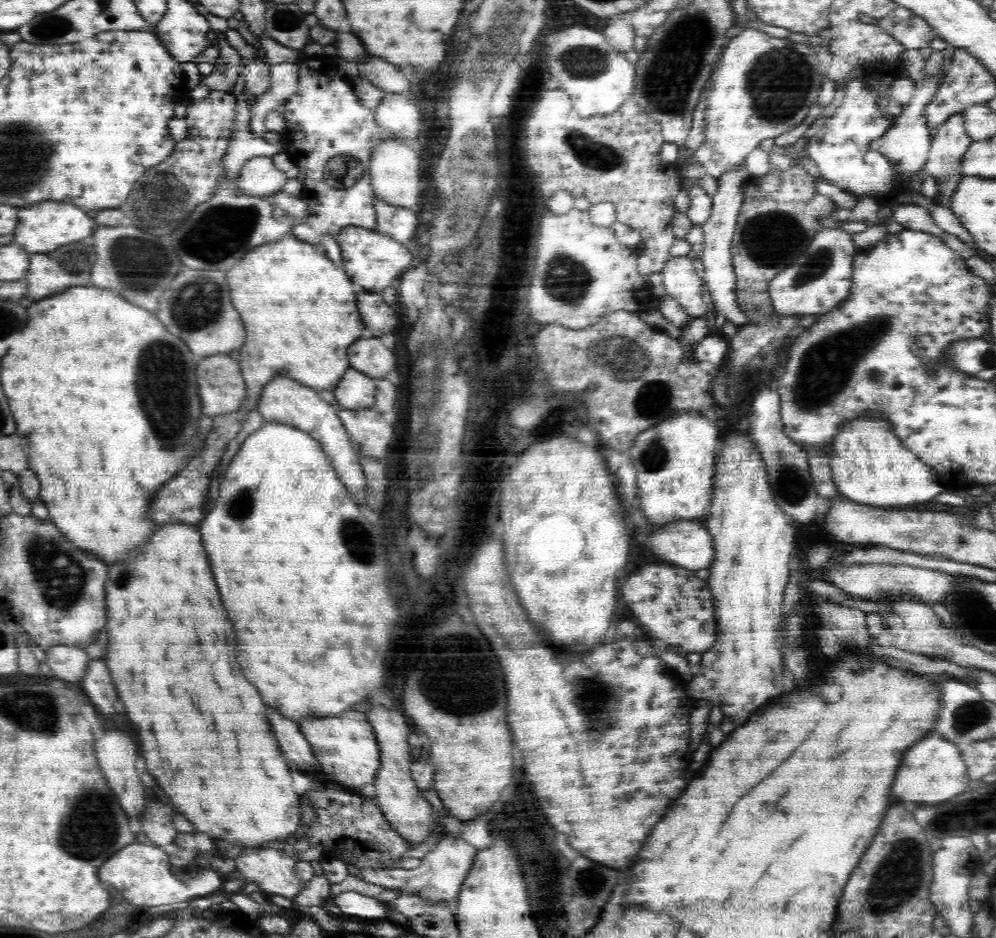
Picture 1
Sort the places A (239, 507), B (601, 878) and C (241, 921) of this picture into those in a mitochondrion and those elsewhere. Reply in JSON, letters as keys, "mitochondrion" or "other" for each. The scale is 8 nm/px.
{"A":"mitochondrion","B":"mitochondrion","C":"other"}

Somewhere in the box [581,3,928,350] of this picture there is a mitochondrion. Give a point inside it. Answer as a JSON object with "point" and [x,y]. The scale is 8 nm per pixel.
{"point":[676,62]}

